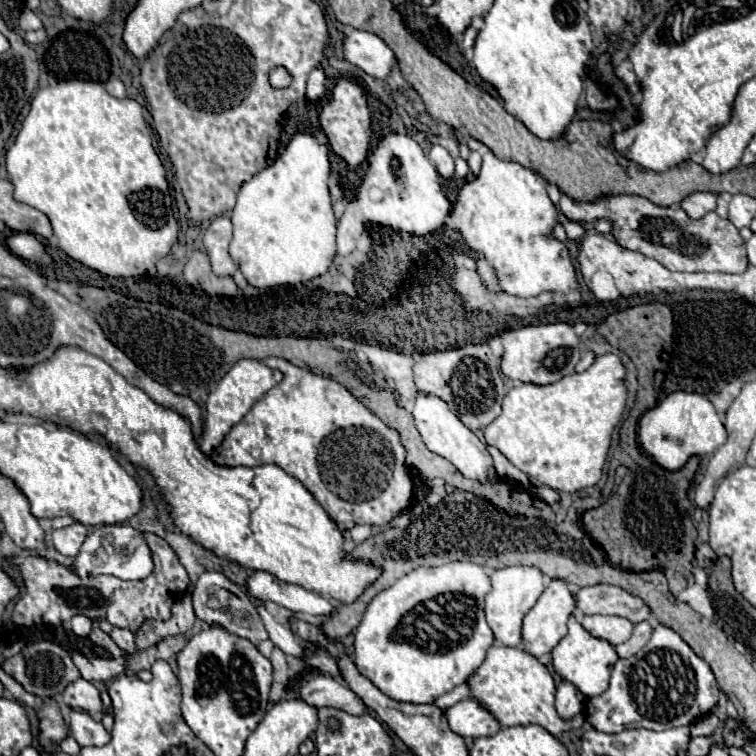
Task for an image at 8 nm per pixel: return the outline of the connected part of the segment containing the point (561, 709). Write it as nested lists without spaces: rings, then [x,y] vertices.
[[[562,680],[556,686],[556,710],[564,718],[572,718],[584,708],[586,696],[568,680]]]

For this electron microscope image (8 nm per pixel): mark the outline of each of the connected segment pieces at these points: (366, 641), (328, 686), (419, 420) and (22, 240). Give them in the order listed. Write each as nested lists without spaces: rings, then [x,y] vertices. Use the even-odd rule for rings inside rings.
[[[448,562],[448,564],[438,566],[438,568],[416,568],[416,570],[412,570],[410,574],[400,578],[394,586],[382,590],[370,602],[370,606],[366,608],[364,618],[362,618],[360,626],[356,628],[356,634],[354,634],[354,664],[358,666],[360,674],[364,674],[378,690],[382,690],[392,700],[396,700],[396,702],[410,702],[410,704],[434,704],[434,700],[438,696],[442,696],[442,694],[450,692],[452,688],[456,688],[458,684],[466,682],[468,676],[472,672],[476,672],[478,666],[486,660],[486,652],[494,644],[494,632],[492,632],[492,628],[488,626],[488,622],[484,618],[484,598],[486,598],[488,592],[490,592],[490,576],[486,574],[486,570],[482,566],[472,564],[472,562]],[[430,640],[436,644],[434,652],[430,650]]]
[[[322,674],[306,680],[302,684],[298,698],[316,708],[330,706],[330,708],[340,708],[348,714],[364,714],[366,712],[366,706],[362,704],[362,700],[348,686],[336,682],[330,676],[322,676]]]
[[[416,394],[412,414],[414,414],[416,428],[418,428],[420,436],[424,438],[426,446],[434,454],[450,460],[466,478],[480,480],[480,482],[490,482],[490,476],[494,474],[492,456],[488,454],[486,446],[476,438],[476,434],[472,430],[468,430],[464,424],[460,424],[460,418],[454,412],[450,412],[448,404],[440,396]]]
[[[12,234],[8,240],[8,248],[12,254],[20,256],[22,260],[30,260],[36,264],[50,262],[50,256],[44,252],[44,246],[32,234]]]

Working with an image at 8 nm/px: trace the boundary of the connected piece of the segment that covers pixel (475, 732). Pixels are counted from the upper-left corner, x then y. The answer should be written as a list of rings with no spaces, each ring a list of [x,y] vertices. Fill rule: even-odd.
[[[472,696],[448,708],[446,718],[452,732],[468,738],[492,736],[500,730],[500,722]]]

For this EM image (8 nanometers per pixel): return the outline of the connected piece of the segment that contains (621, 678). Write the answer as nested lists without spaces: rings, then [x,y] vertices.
[[[658,626],[646,648],[652,648],[652,652],[626,660],[620,658],[612,668],[610,688],[588,700],[586,720],[596,730],[606,734],[622,732],[622,726],[668,730],[692,724],[716,706],[720,690],[710,666],[672,628]]]

